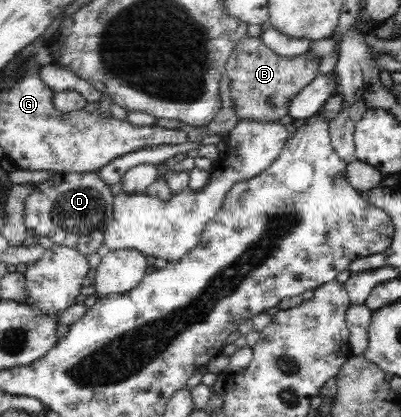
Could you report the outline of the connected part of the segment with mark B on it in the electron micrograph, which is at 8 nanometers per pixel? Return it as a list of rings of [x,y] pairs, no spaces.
[[[246,35],[231,52],[225,66],[229,77],[231,97],[239,121],[277,122],[281,115],[287,115],[287,107],[319,72],[319,63],[309,52],[285,58],[271,51],[260,37]]]

